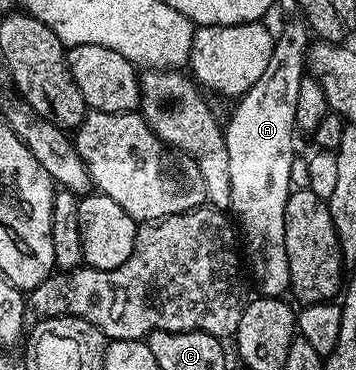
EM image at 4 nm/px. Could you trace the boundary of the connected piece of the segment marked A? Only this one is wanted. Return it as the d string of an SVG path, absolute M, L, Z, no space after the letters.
M294 16L294 19L292 19L291 22L286 22L283 24L282 31L280 31L280 32L277 31L276 41L274 44L274 52L272 54L272 60L268 60L268 68L264 68L264 76L260 76L260 80L256 80L256 84L252 84L252 88L250 90L246 91L245 93L243 93L241 95L241 97L239 97L237 99L237 100L239 100L238 107L235 108L234 115L232 115L230 118L229 126L227 124L227 126L225 127L225 130L224 130L224 133L226 135L226 147L228 148L228 168L230 169L230 204L229 204L229 209L231 211L234 210L235 215L233 214L233 217L236 219L236 222L237 222L236 217L238 217L239 223L237 222L237 225L240 227L240 230L241 230L240 225L242 225L242 230L244 233L246 233L246 246L245 246L245 242L244 242L244 250L245 250L245 253L246 253L246 250L248 253L250 253L250 262L251 262L251 266L248 266L248 270L249 270L249 273L250 273L250 270L252 273L254 273L254 282L256 285L258 285L257 293L259 295L261 295L261 297L263 297L263 298L282 298L283 295L285 295L285 293L287 293L287 291L290 290L290 265L288 264L288 252L286 251L286 202L288 199L290 199L290 195L292 193L292 185L290 182L290 169L292 168L293 160L296 157L296 151L294 151L294 137L296 137L296 131L294 128L294 121L296 120L296 96L300 96L300 84L302 83L302 79L304 77L304 57L307 55L307 52L308 52L308 27L307 27L305 21L303 21L303 19L301 17Z

